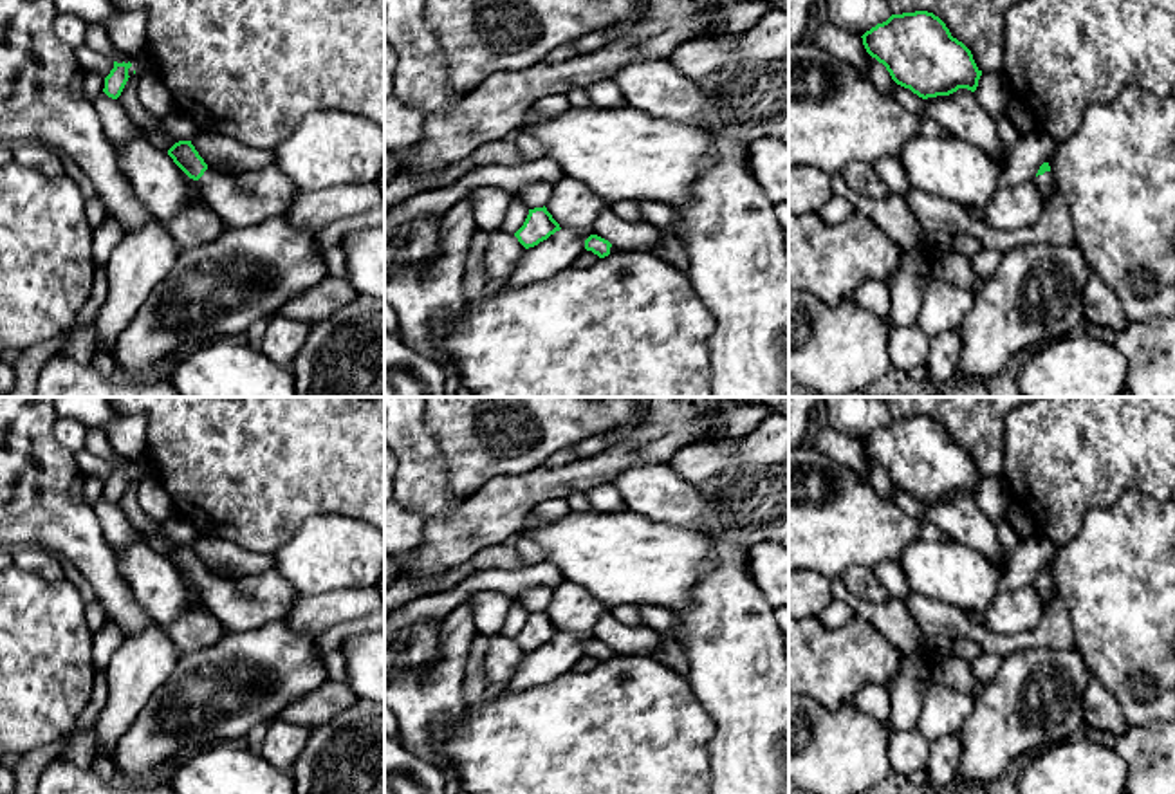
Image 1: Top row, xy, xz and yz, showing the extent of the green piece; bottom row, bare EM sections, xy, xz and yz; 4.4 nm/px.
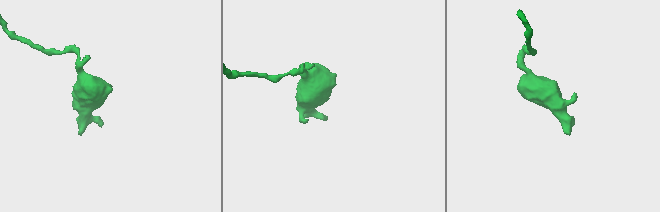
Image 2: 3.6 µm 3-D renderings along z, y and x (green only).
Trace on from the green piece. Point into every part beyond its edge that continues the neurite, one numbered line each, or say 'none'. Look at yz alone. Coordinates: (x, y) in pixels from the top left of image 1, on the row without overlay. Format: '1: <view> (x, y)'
1: yz (1045, 587)

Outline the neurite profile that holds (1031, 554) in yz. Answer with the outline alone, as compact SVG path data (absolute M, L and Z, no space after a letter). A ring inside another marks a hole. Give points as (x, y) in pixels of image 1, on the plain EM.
M1032 534L1020 540L1005 561L1007 568L1000 574L998 594L1034 585L1040 570L1050 565L1054 554L1056 545L1047 536Z

